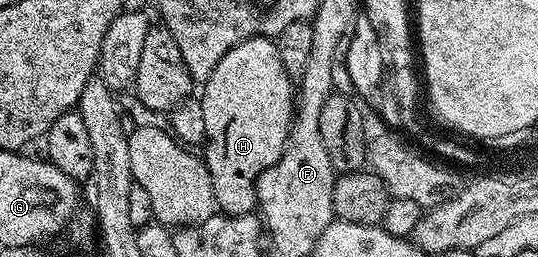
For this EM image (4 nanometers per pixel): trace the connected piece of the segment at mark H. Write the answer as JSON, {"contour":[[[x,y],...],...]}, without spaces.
{"contour":[[[252,38],[251,40],[243,40],[235,48],[231,48],[231,52],[227,52],[227,56],[223,56],[223,60],[219,60],[219,64],[211,72],[211,76],[205,79],[203,89],[205,91],[199,95],[201,103],[201,111],[203,112],[203,124],[205,125],[205,140],[203,151],[203,161],[209,170],[209,175],[213,178],[213,187],[215,188],[215,200],[217,201],[217,209],[220,213],[227,215],[234,214],[251,214],[254,213],[257,204],[257,178],[267,168],[271,168],[279,160],[279,156],[285,147],[285,141],[289,135],[289,125],[293,123],[293,112],[295,109],[295,82],[294,79],[283,68],[283,60],[277,51],[277,43],[272,38]]]}

